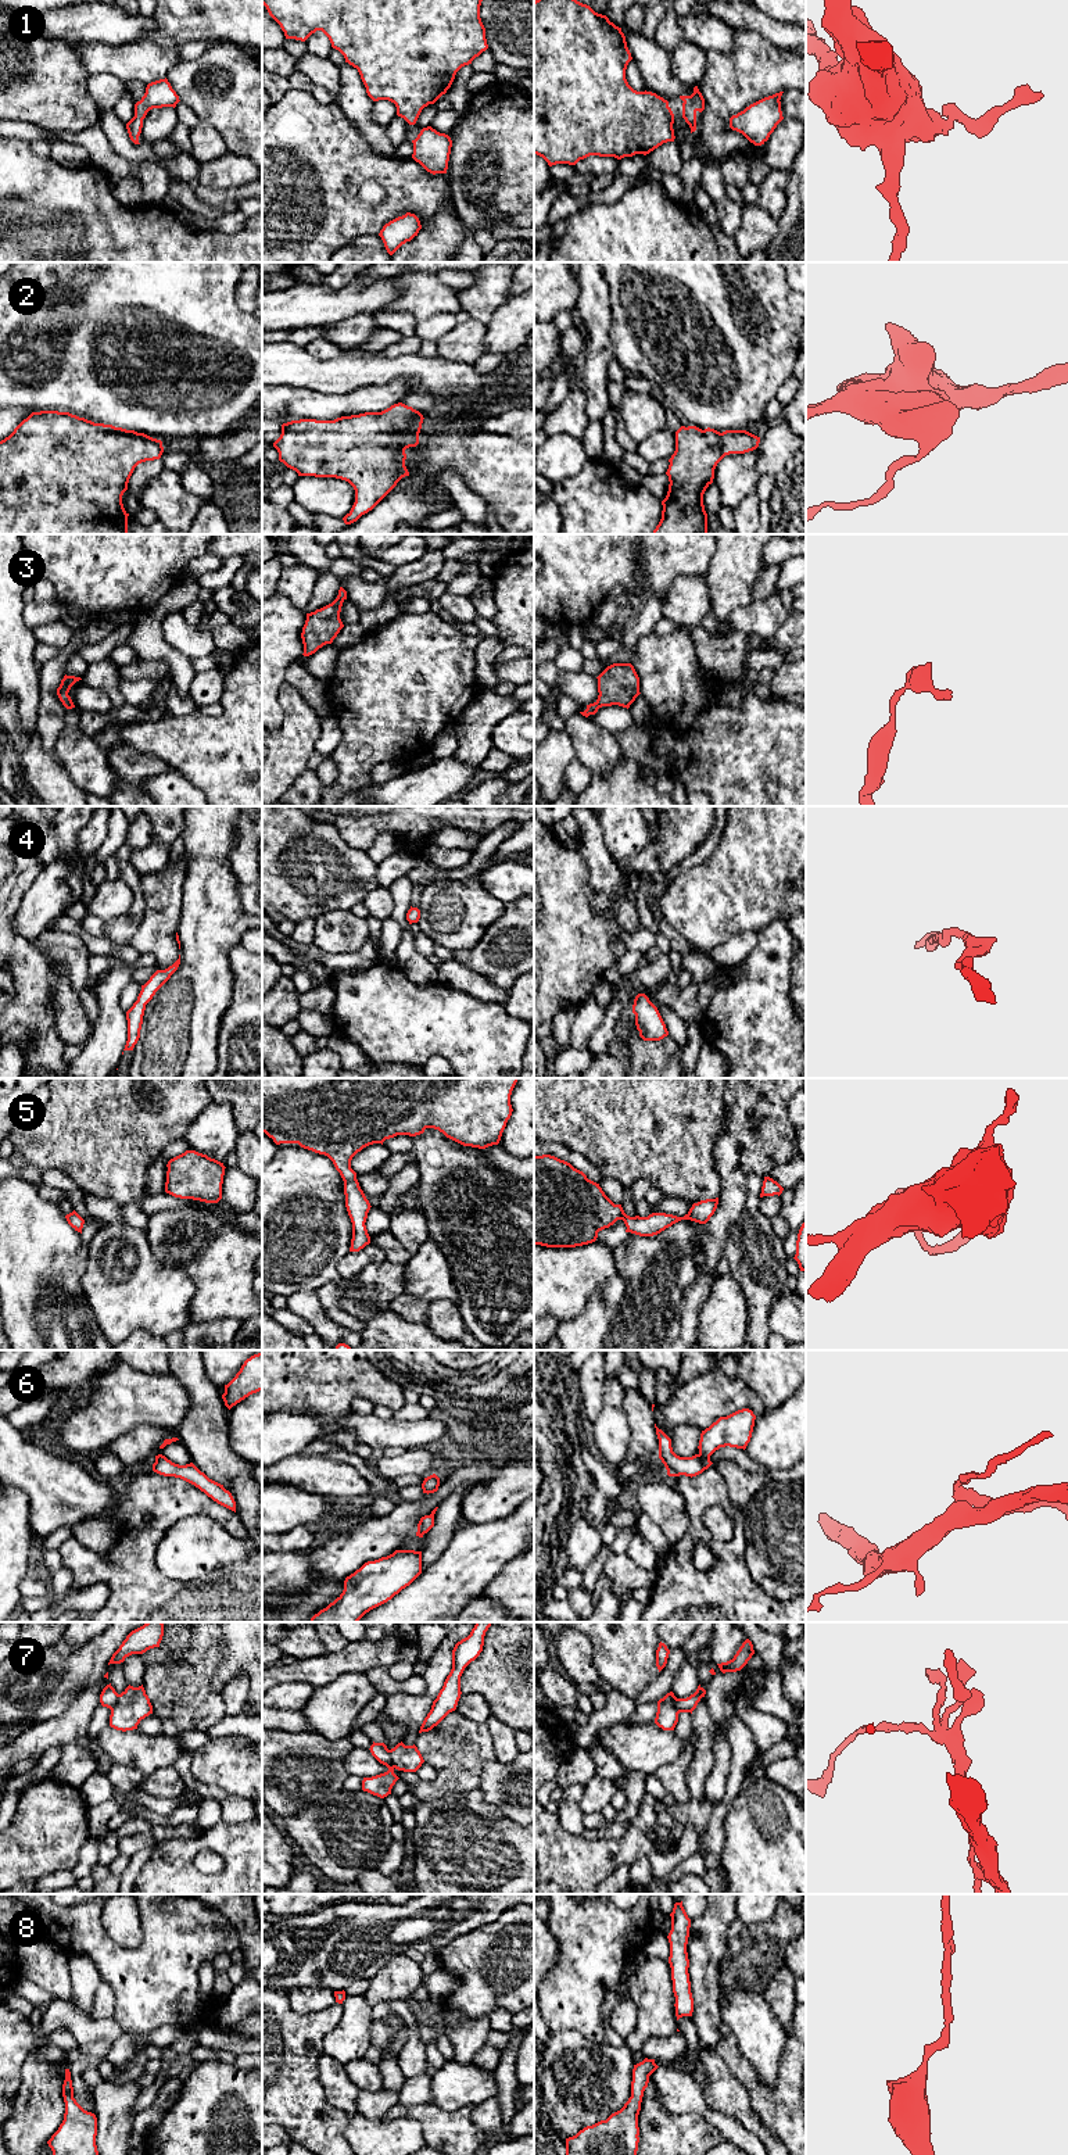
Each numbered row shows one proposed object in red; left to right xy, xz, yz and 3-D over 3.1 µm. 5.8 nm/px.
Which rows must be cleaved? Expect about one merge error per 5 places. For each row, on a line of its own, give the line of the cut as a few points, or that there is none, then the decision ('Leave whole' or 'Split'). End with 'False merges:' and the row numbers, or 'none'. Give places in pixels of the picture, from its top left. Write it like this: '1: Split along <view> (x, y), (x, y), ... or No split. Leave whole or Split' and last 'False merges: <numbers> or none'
1: No split. Leave whole
2: No split. Leave whole
3: No split. Leave whole
4: No split. Leave whole
5: No split. Leave whole
6: Split along yz (698, 1454), (709, 1460). Split
7: Split along xz (389, 1750), (394, 1767). Split
8: No split. Leave whole
False merges: 6, 7

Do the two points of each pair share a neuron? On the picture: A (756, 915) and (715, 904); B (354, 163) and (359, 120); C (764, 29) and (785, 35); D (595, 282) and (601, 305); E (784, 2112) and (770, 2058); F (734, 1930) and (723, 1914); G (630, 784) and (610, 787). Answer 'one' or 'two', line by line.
A: one
B: two
C: one
D: one
E: two
F: two
G: one

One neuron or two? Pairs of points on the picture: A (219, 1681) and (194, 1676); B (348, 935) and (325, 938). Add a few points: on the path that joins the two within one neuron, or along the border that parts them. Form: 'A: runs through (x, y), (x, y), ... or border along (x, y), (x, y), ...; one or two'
A: border along (224, 1649), (212, 1676), (212, 1689), (219, 1694); two
B: runs through (343, 935), (330, 935); one

